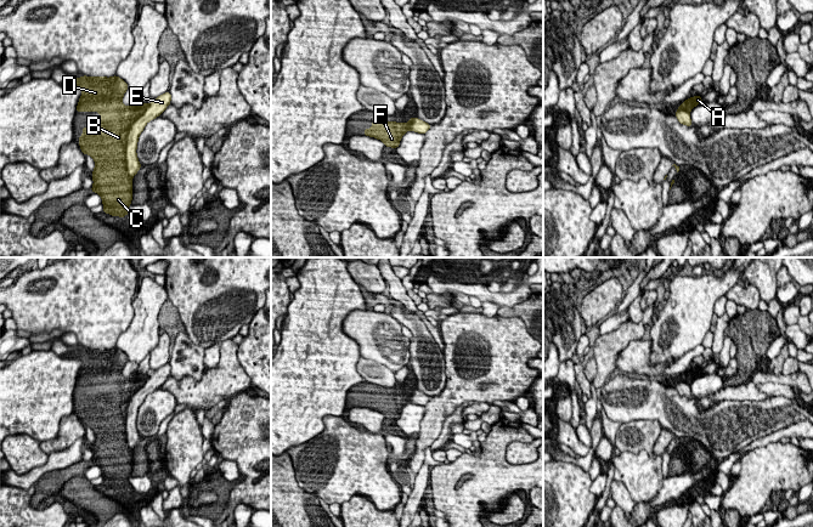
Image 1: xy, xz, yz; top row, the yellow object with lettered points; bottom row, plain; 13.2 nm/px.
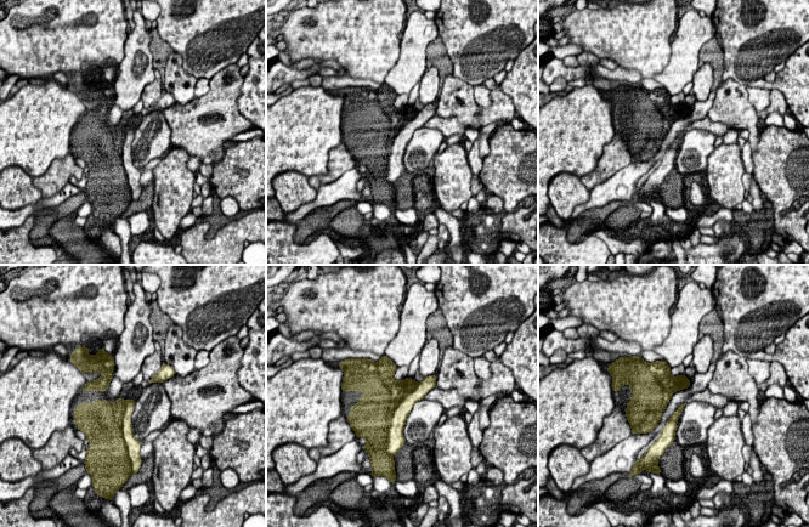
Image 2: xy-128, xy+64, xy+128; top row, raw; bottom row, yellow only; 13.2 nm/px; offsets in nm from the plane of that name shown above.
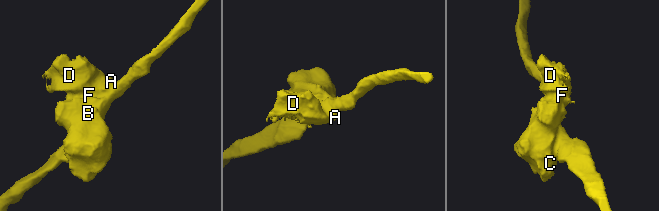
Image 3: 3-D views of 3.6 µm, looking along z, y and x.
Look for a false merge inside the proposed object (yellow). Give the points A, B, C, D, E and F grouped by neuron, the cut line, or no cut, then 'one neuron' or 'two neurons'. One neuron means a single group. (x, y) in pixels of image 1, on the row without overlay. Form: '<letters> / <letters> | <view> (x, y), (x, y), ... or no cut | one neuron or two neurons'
A B C D E F | no cut | one neuron

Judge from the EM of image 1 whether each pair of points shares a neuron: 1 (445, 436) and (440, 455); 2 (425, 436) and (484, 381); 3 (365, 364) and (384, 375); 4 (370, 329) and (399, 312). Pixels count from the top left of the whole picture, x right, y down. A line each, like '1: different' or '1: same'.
1: different
2: same
3: same
4: different

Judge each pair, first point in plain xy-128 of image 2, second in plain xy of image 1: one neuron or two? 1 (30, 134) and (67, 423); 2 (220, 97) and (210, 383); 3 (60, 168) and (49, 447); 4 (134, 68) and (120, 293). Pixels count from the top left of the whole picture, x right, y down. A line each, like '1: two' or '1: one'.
1: two
2: one
3: one
4: two

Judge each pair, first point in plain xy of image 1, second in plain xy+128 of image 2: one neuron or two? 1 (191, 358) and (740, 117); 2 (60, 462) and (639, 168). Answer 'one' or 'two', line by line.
1: one
2: one

